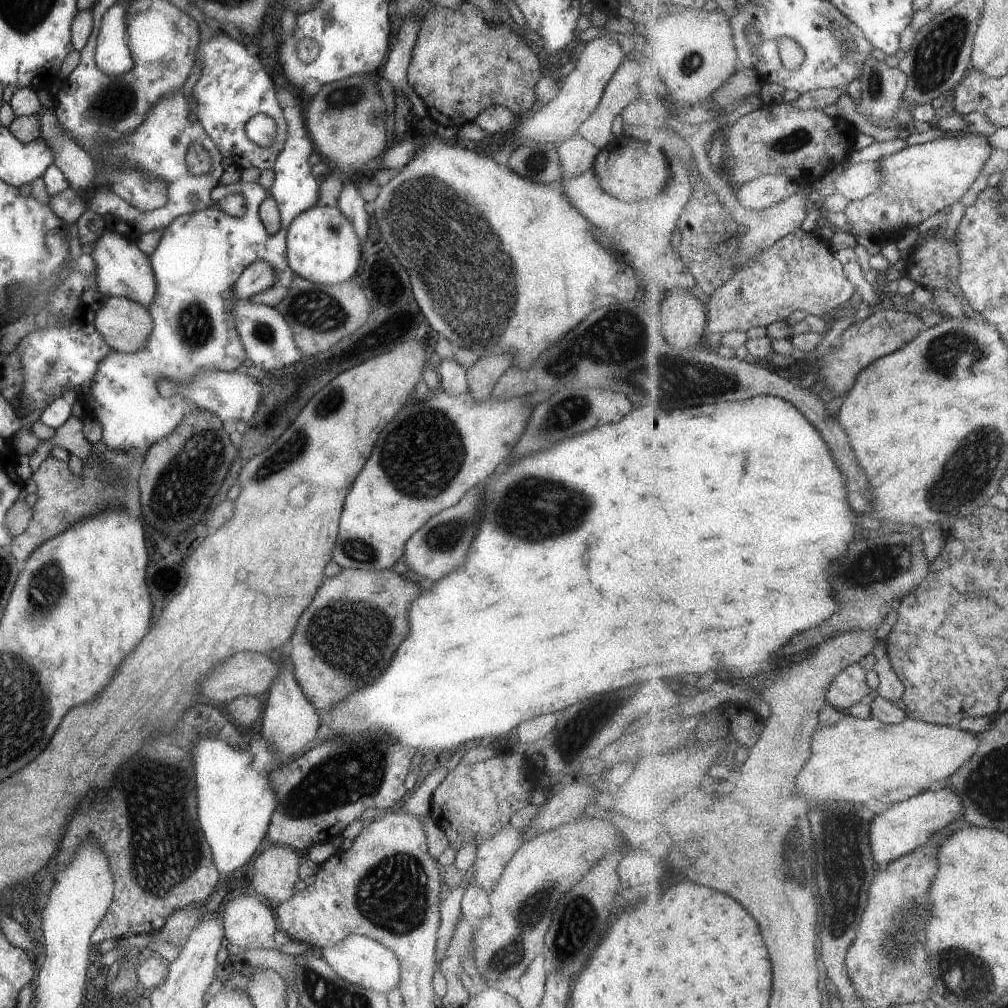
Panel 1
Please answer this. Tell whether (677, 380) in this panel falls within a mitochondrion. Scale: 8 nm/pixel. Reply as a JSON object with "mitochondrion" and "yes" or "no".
{"mitochondrion":"yes"}

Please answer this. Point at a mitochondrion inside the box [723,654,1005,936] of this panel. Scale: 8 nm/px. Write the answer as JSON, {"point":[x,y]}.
{"point":[839,839]}

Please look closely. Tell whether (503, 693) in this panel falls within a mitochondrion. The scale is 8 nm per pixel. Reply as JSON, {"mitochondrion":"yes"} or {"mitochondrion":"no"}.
{"mitochondrion":"no"}

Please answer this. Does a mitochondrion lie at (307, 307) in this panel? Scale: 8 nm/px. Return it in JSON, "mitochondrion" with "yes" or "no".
{"mitochondrion":"yes"}

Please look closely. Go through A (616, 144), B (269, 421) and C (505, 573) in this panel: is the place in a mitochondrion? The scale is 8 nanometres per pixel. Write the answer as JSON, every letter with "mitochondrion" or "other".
{"A":"other","B":"other","C":"other"}

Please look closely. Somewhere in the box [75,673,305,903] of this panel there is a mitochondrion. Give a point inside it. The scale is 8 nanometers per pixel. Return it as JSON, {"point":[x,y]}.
{"point":[164,851]}

